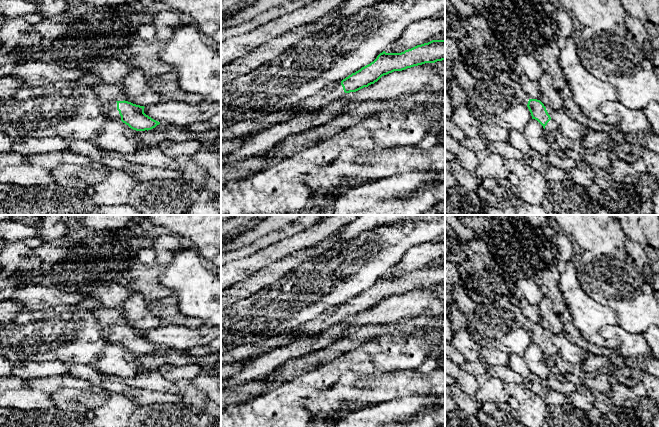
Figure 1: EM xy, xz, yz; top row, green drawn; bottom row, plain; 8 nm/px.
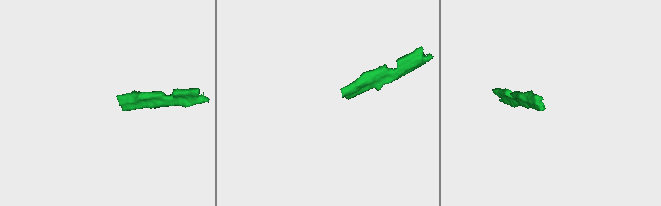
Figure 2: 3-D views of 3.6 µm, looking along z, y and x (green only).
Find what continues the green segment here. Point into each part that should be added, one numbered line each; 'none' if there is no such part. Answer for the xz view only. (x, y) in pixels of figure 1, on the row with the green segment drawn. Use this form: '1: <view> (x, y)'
1: xz (334, 91)

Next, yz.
1: yz (551, 126)

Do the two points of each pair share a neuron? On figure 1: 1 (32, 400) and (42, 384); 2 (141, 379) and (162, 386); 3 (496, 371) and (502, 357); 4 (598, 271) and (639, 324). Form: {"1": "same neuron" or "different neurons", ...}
{"1": "different neurons", "2": "same neuron", "3": "different neurons", "4": "same neuron"}

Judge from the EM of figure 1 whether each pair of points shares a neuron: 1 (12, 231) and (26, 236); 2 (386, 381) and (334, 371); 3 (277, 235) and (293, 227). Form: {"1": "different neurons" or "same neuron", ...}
{"1": "same neuron", "2": "different neurons", "3": "same neuron"}

